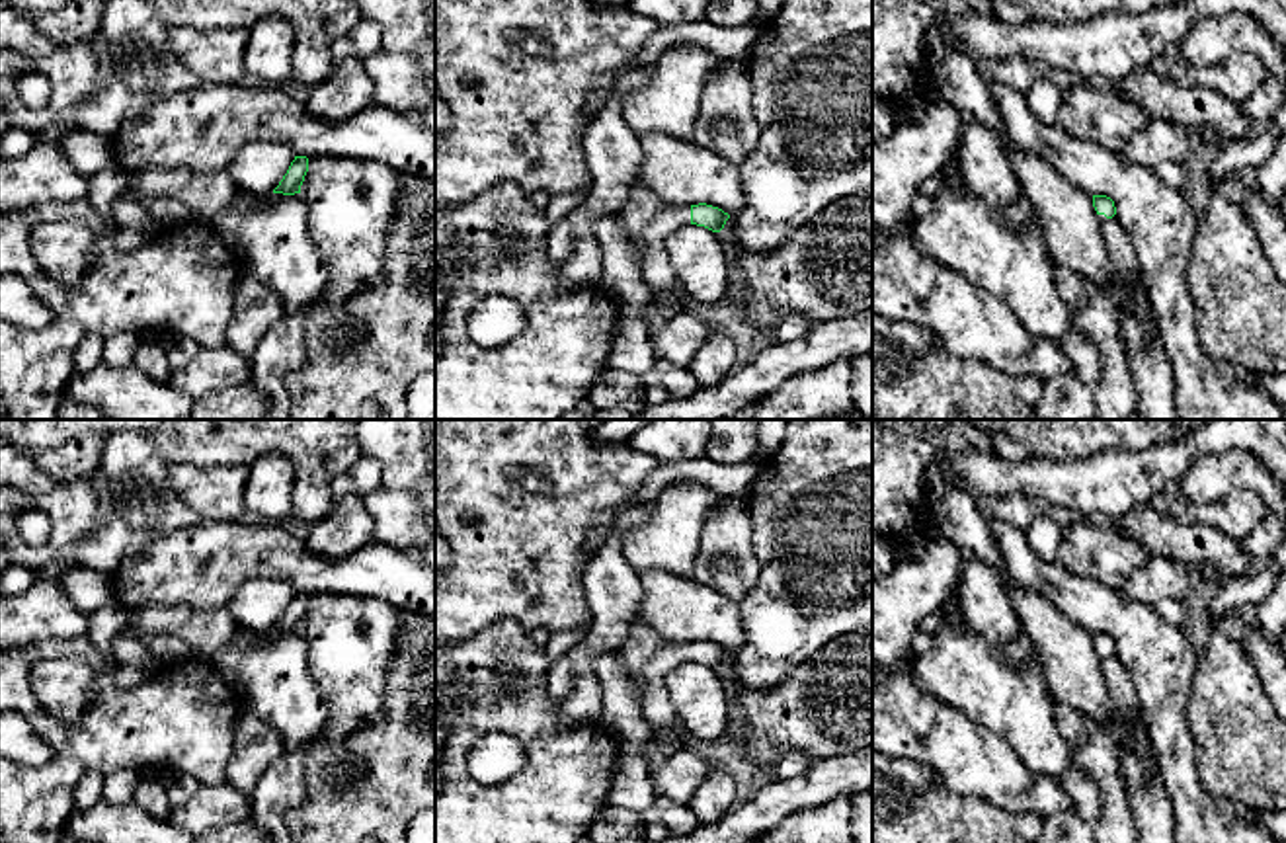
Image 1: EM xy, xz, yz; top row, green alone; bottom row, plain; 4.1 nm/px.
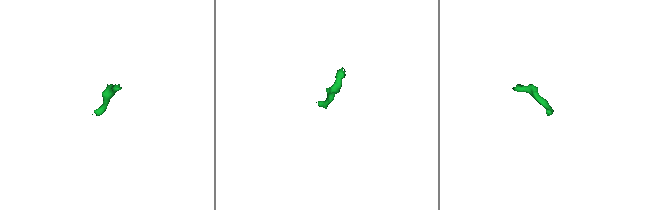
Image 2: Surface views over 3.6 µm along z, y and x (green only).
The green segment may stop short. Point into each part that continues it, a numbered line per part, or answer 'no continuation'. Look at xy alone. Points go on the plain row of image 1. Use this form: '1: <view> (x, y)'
no continuation

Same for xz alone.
1: xz (656, 709)

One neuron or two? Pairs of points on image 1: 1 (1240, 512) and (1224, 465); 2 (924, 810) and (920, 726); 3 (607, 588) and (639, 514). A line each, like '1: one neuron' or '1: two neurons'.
1: two neurons
2: two neurons
3: one neuron

